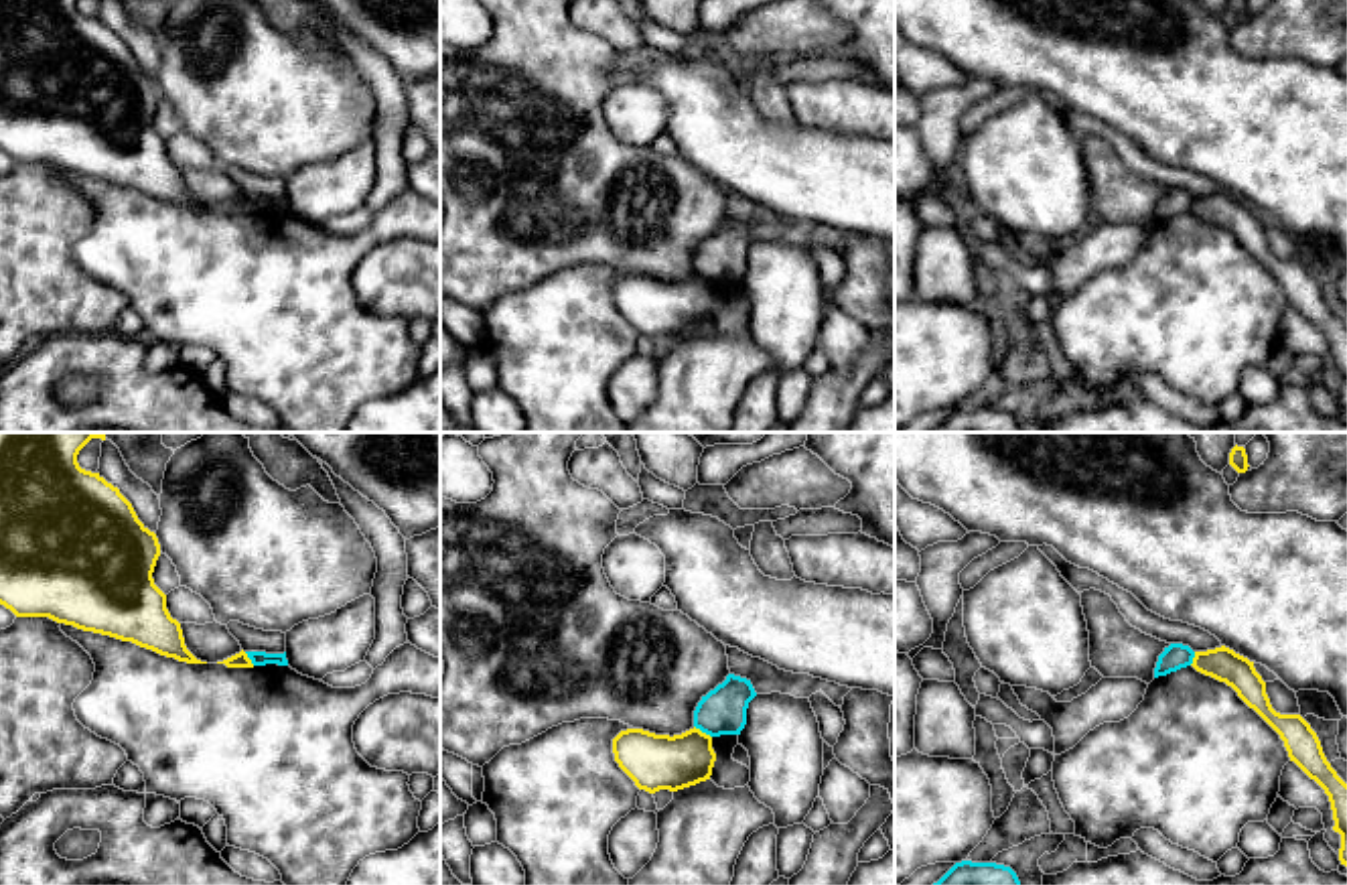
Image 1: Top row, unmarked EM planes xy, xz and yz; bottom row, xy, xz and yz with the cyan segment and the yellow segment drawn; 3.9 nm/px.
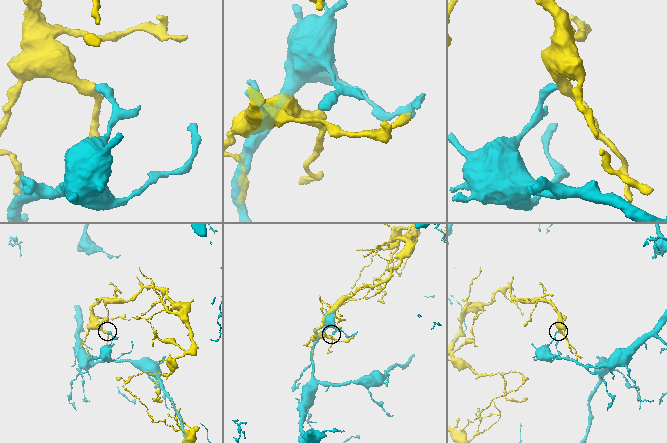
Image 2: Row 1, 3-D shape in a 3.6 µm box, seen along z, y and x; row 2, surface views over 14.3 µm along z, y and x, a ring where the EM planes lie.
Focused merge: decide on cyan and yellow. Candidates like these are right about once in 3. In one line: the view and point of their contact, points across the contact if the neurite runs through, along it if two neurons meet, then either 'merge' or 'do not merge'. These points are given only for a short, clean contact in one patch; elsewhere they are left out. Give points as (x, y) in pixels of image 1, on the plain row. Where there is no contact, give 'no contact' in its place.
meets cyan in xz at (702, 277); border along xz (694, 270), (711, 283); do not merge

